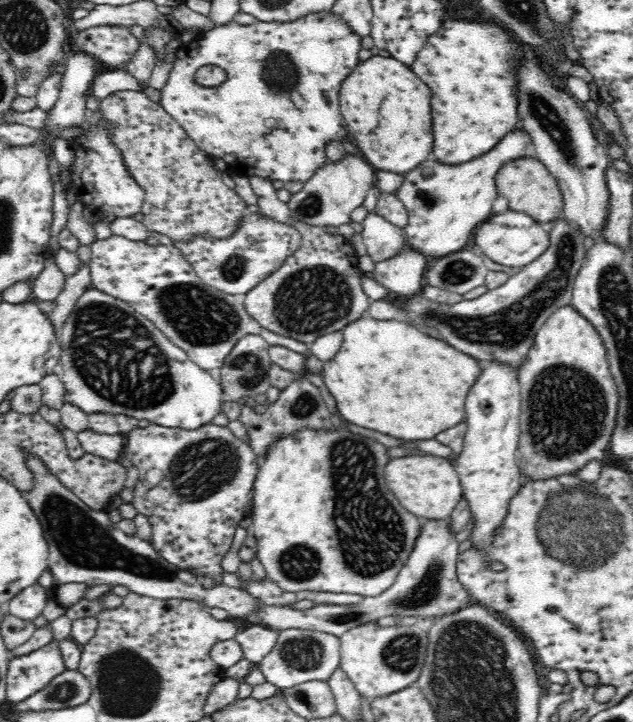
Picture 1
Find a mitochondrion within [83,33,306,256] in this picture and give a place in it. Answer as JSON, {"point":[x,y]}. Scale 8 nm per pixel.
{"point":[280,74]}

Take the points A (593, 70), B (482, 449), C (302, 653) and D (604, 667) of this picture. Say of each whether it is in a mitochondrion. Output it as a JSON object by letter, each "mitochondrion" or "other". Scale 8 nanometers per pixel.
{"A":"other","B":"other","C":"mitochondrion","D":"other"}

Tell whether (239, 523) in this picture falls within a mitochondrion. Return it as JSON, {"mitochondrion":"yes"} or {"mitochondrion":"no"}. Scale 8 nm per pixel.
{"mitochondrion":"no"}

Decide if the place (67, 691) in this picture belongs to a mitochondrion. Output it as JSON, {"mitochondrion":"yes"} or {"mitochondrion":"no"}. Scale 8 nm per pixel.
{"mitochondrion":"yes"}

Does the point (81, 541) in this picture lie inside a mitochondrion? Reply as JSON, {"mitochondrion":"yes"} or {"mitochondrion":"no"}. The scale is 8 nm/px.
{"mitochondrion":"yes"}

